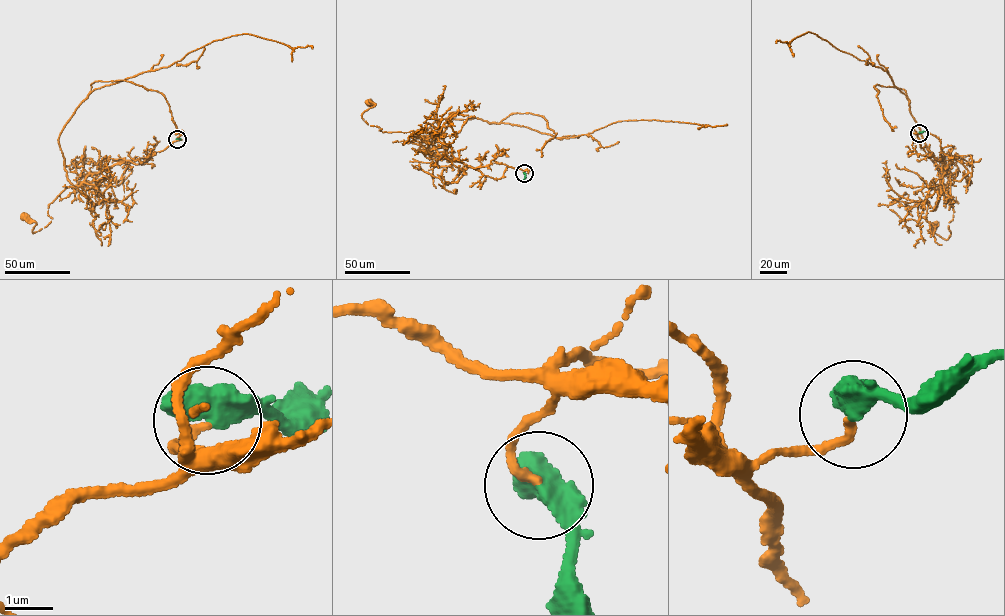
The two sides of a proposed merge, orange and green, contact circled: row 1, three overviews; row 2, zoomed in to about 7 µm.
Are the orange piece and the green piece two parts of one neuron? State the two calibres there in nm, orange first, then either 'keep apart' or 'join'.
170 nm thick on the orange side, 750 nm on the other; join

